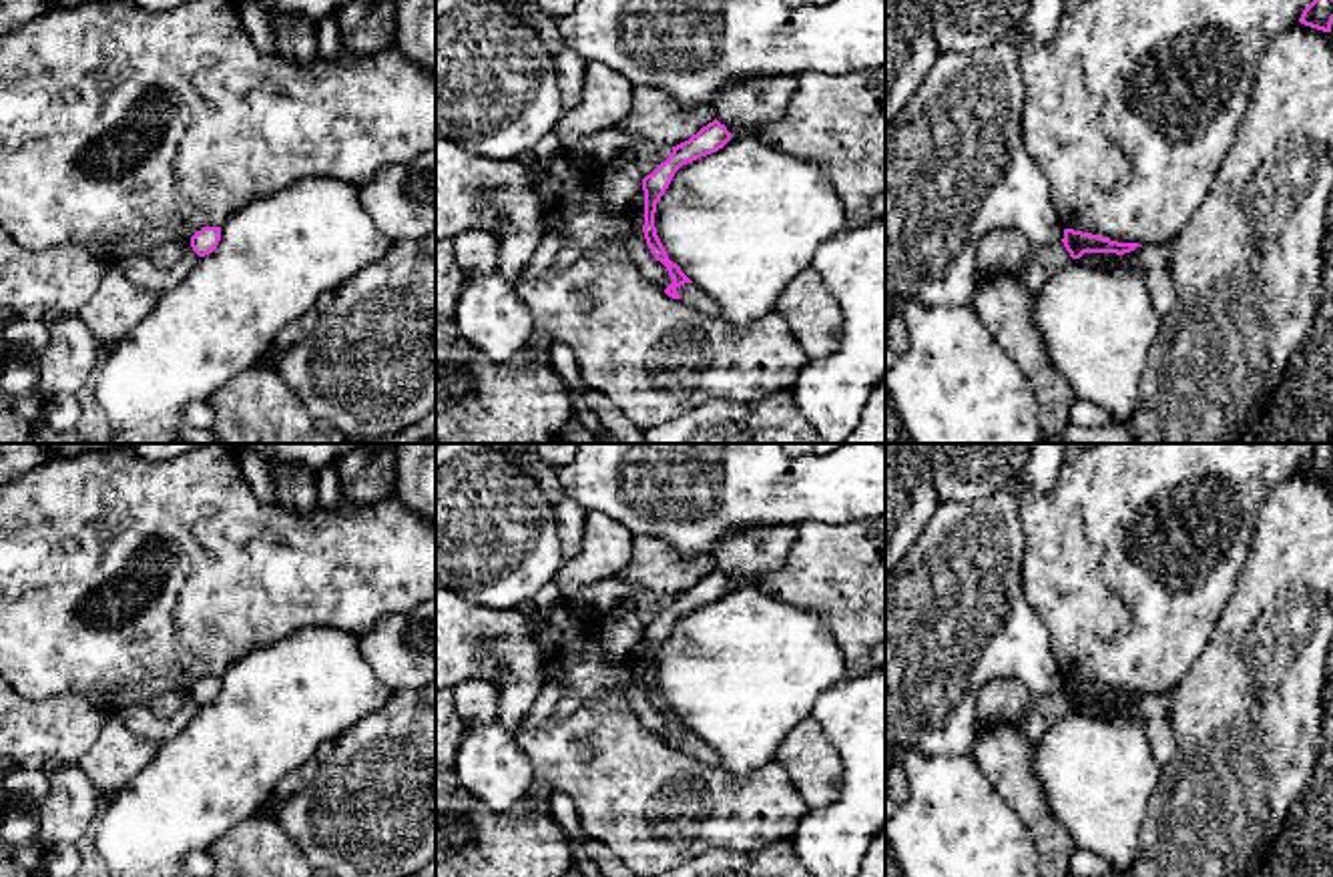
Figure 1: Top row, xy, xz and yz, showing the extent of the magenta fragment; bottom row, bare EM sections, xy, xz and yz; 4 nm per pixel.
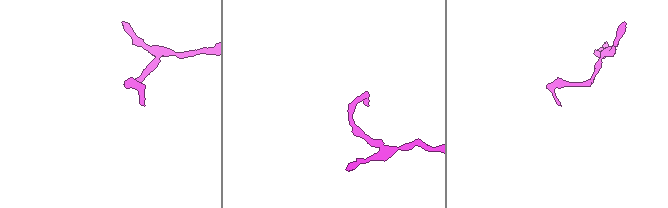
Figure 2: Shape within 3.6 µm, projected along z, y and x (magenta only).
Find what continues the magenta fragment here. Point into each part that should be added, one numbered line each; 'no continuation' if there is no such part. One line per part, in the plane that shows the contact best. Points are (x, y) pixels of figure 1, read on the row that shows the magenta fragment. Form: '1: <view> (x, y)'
no continuation

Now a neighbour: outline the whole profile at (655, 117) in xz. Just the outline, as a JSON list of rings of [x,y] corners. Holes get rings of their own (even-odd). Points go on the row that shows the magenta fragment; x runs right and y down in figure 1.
[[[634,86],[632,106],[616,128],[624,128],[644,142],[677,147],[713,120],[713,104],[703,104],[687,112],[666,90]]]

